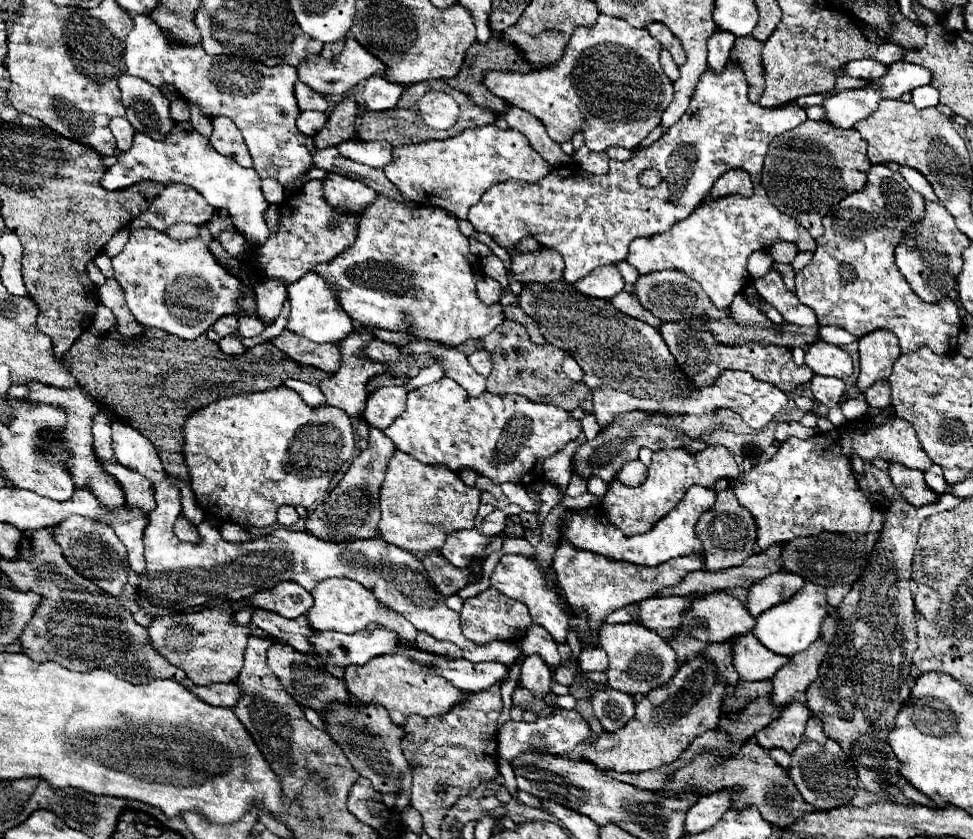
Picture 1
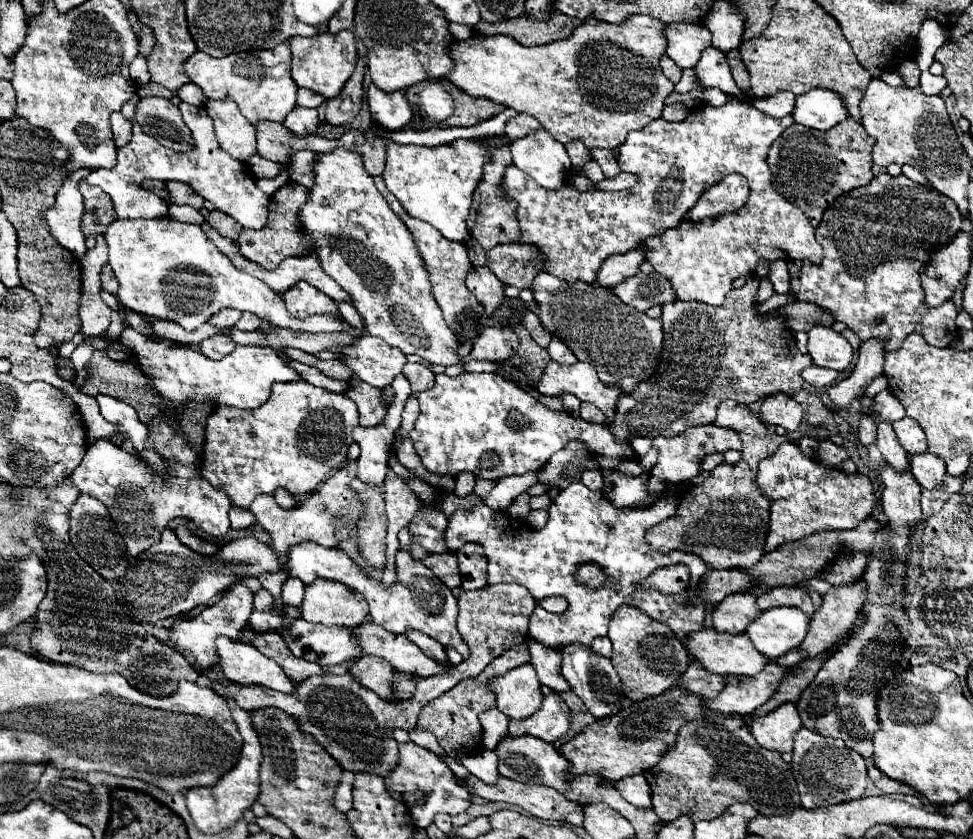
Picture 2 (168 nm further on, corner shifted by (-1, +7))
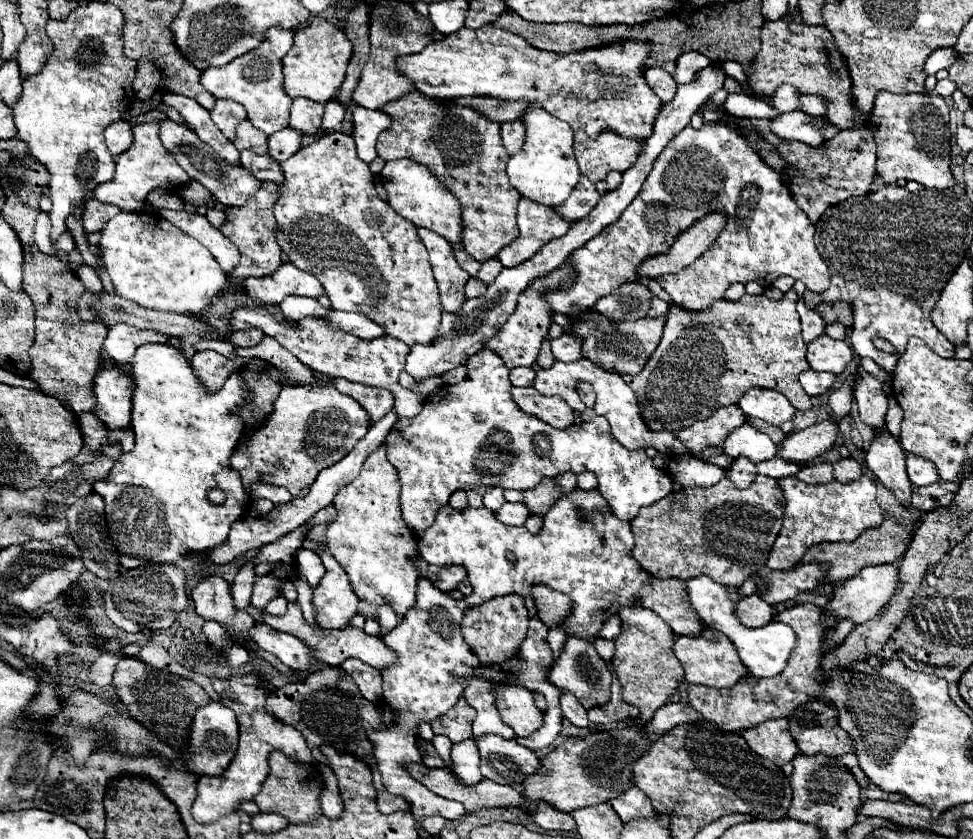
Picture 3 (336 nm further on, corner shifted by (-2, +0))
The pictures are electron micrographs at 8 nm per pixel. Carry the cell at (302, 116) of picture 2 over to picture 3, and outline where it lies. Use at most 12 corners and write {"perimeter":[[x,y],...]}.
{"perimeter":[[284,128],[268,138],[270,156],[278,162],[302,148],[304,132]]}

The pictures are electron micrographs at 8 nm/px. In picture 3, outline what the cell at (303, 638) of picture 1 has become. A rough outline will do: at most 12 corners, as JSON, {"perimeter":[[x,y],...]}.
{"perimeter":[[262,576],[254,584],[252,606],[265,608],[282,596],[274,576]]}

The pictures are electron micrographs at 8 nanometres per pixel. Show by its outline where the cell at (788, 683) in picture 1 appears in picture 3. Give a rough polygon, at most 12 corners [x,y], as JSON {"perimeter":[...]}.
{"perimeter":[[896,564],[866,566],[836,586],[828,616],[860,626],[898,582]]}

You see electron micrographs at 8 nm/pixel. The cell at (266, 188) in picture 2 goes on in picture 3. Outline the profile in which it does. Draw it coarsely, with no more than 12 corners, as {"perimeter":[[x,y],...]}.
{"perimeter":[[160,120],[160,140],[226,206],[244,206],[260,180],[220,160],[188,126]]}

